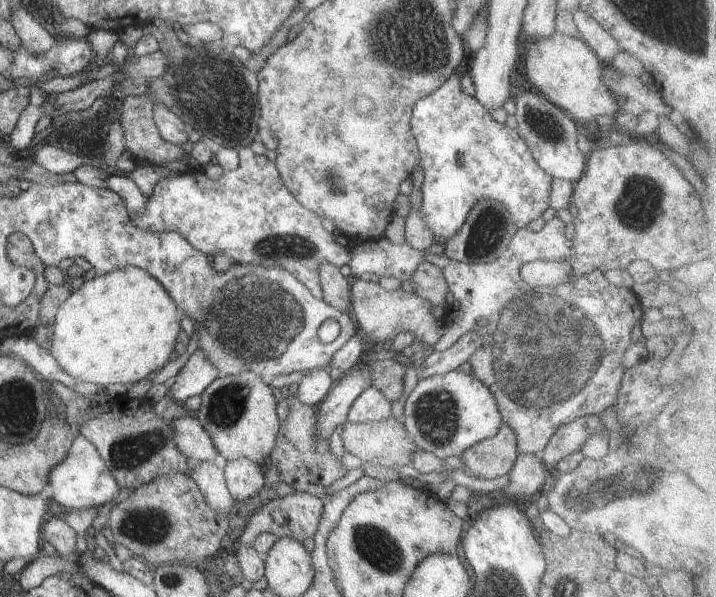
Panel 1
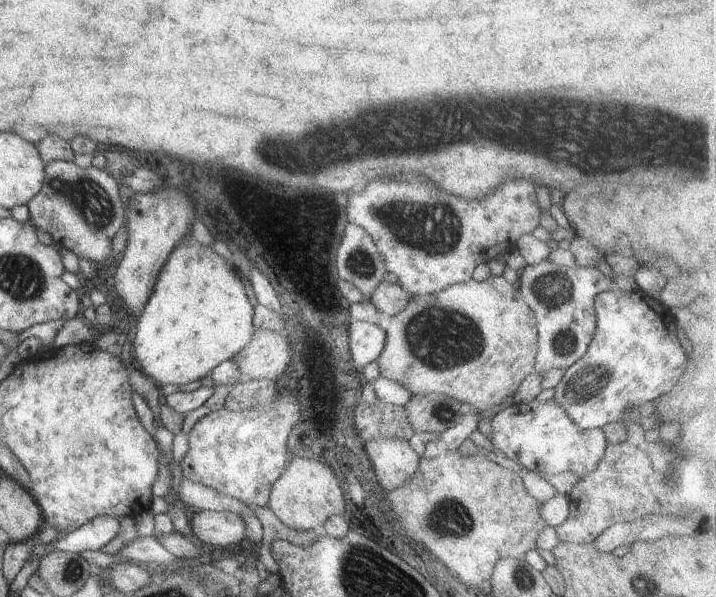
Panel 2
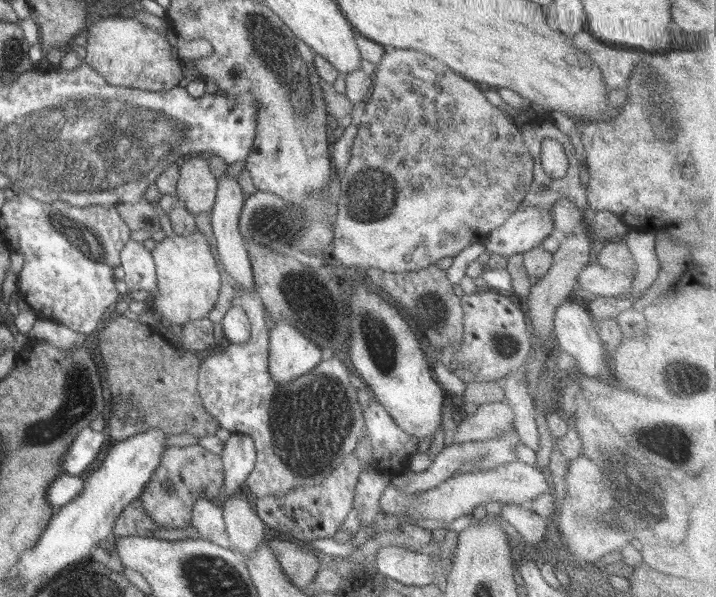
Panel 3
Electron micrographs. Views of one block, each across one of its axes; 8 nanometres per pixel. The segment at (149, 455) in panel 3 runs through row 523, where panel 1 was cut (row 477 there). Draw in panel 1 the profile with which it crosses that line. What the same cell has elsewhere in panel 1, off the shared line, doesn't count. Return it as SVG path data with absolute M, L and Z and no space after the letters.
M76 433L66 460L55 466L48 476L47 495L70 510L86 510L113 502L121 490L96 447L84 436Z

